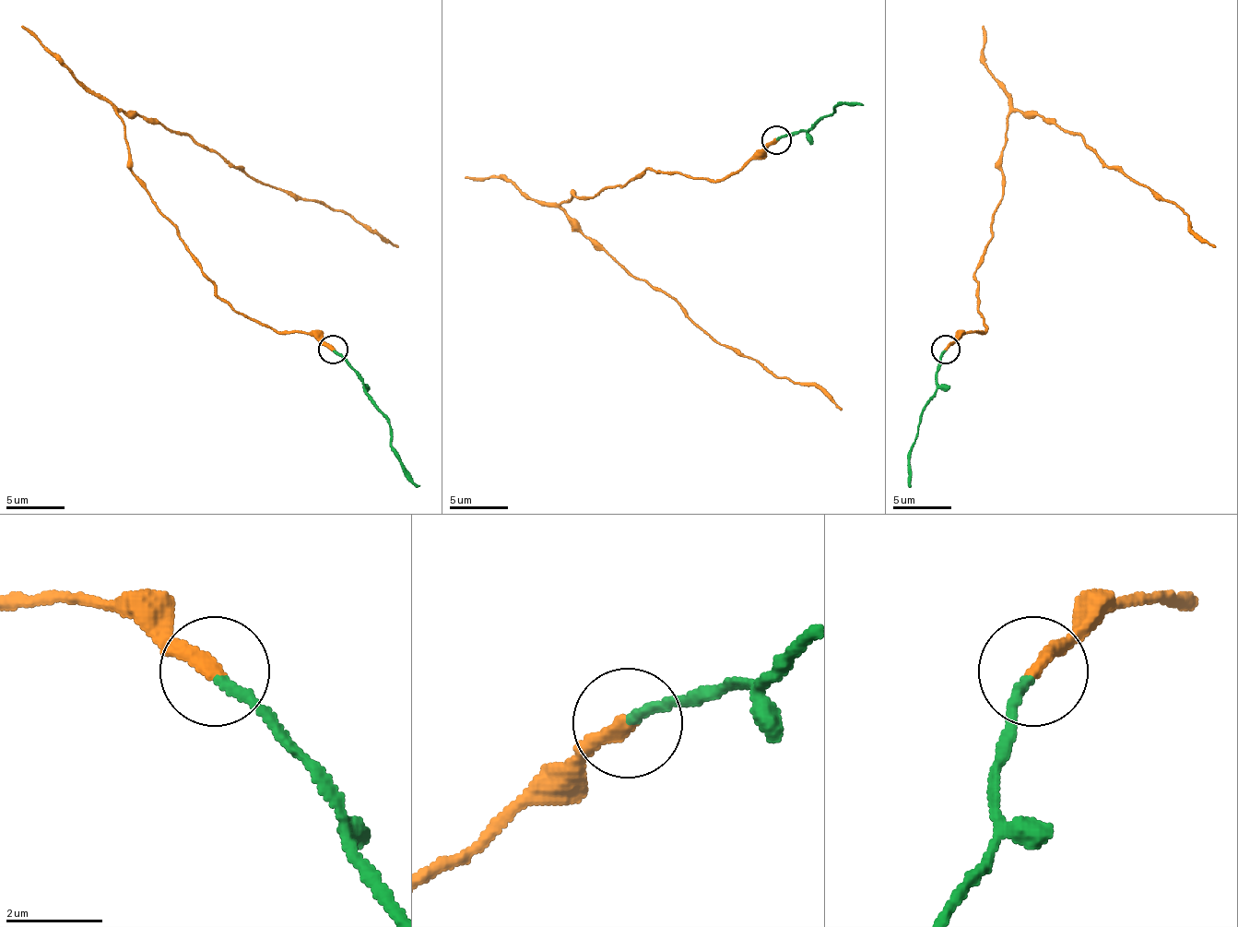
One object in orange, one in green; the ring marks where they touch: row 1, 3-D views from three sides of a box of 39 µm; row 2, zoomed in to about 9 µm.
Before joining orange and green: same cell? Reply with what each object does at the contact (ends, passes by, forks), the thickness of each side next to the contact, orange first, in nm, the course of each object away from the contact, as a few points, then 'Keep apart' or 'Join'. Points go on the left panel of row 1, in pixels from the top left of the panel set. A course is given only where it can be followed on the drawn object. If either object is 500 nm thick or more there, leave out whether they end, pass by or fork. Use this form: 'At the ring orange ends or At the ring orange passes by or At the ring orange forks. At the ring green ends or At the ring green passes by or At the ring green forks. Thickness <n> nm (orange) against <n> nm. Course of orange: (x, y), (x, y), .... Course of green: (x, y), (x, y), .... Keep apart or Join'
At the ring orange ends. At the ring green ends. Thickness 320 nm (orange) against 200 nm. Course of orange: (332, 349), (236, 314), (216, 293), (132, 171), (117, 112), (158, 119), (399, 246). Course of green: (332, 351), (355, 372), (364, 395), (390, 427), (396, 458), (419, 485). Keep apart

